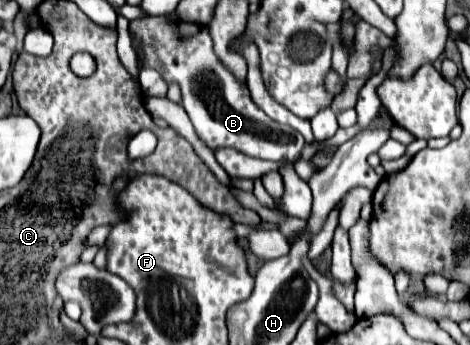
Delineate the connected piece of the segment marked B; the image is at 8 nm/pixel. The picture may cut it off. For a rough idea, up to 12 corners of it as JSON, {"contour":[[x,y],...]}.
{"contour":[[133,20],[143,68],[179,82],[211,148],[297,162],[305,138],[263,114],[207,26]]}

